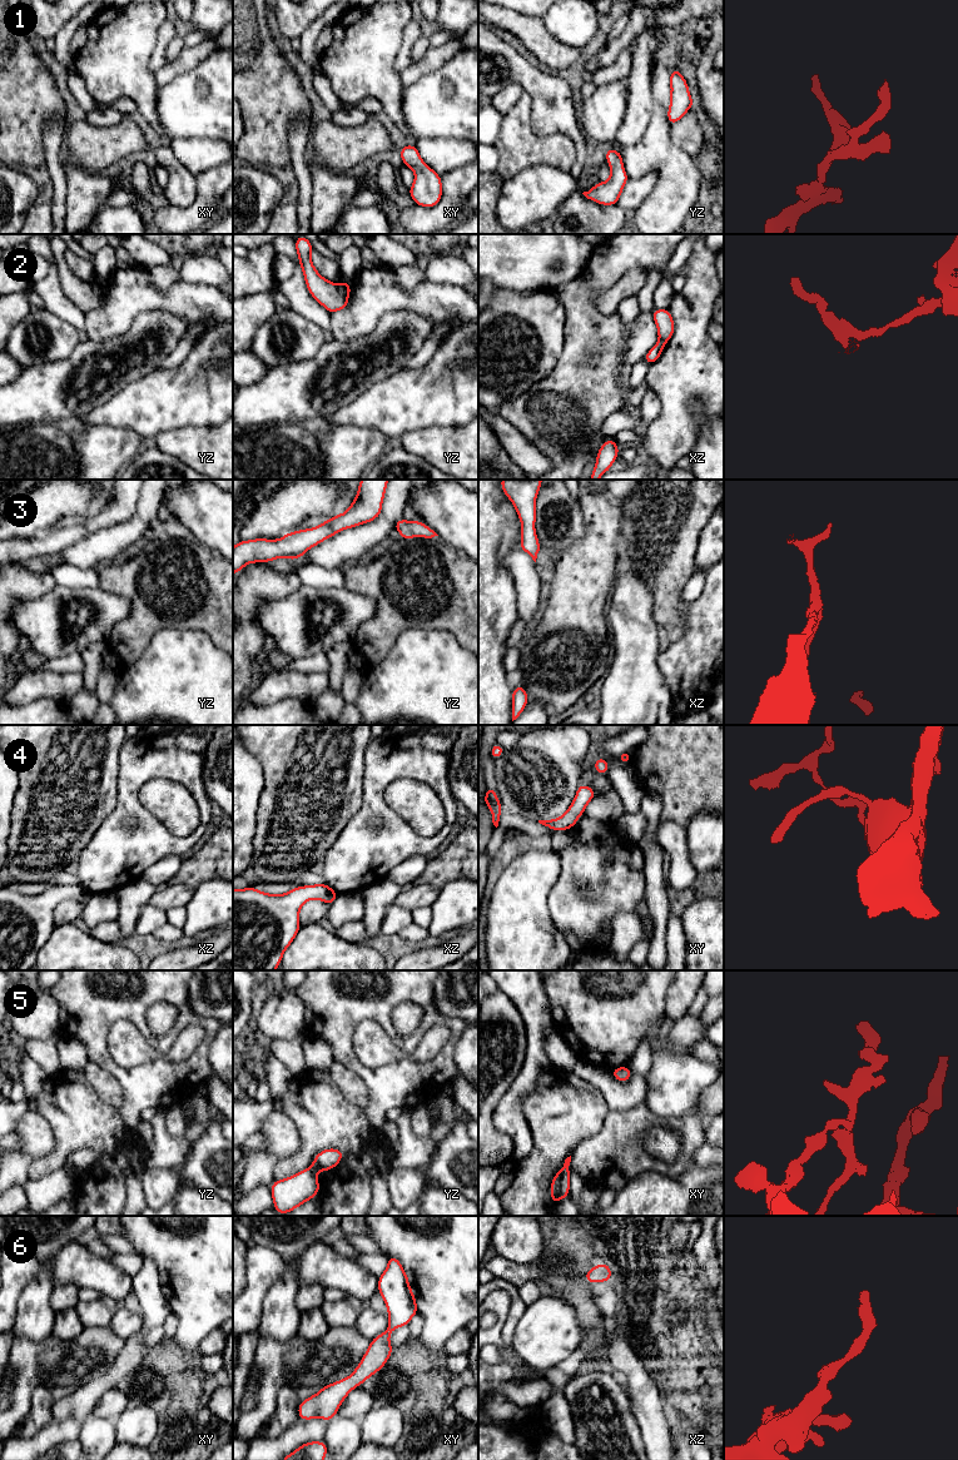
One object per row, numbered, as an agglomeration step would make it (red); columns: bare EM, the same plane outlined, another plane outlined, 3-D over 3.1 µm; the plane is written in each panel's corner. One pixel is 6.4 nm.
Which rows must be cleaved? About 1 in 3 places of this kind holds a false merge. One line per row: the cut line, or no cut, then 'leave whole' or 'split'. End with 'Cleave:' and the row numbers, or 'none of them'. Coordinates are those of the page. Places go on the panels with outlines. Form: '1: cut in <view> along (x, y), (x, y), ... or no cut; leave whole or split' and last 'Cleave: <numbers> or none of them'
1: no cut; leave whole
2: cut in yz along (338, 284), (338, 291), (346, 297); split
3: no cut; leave whole
4: no cut; leave whole
5: cut in yz along (312, 1166), (316, 1171); split
6: no cut; leave whole
Cleave: 2, 5

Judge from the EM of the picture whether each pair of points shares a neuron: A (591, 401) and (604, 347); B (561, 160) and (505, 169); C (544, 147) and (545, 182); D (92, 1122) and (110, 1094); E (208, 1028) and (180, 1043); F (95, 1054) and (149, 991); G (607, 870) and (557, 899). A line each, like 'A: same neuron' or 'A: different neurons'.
A: same neuron
B: same neuron
C: different neurons
D: different neurons
E: different neurons
F: same neuron
G: same neuron

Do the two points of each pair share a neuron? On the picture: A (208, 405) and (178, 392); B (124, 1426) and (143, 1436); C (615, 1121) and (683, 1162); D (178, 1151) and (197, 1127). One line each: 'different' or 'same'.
A: same
B: same
C: same
D: different

